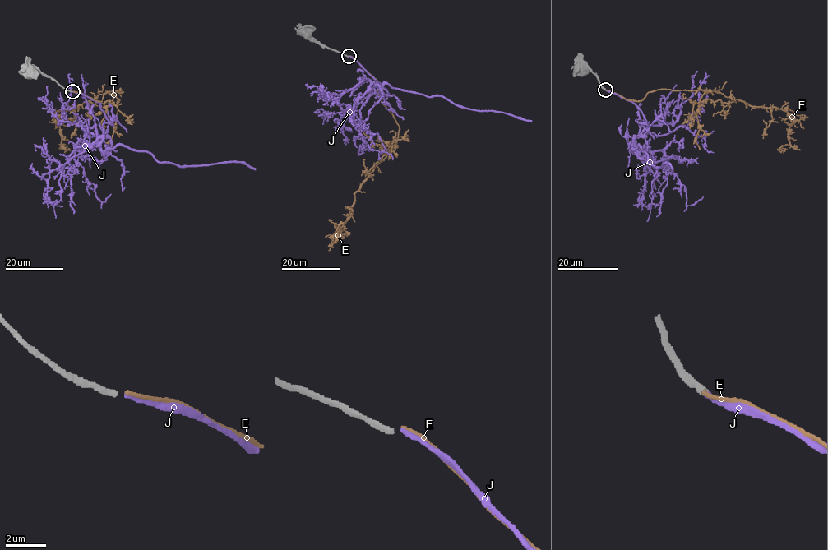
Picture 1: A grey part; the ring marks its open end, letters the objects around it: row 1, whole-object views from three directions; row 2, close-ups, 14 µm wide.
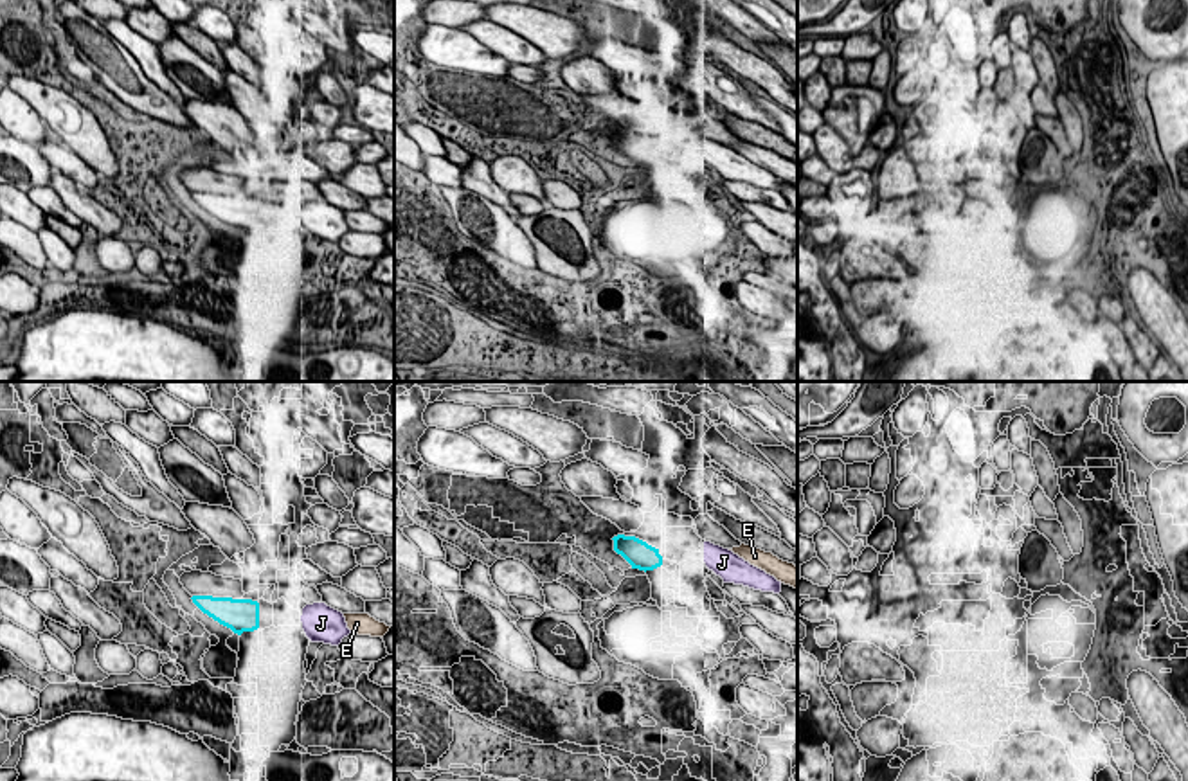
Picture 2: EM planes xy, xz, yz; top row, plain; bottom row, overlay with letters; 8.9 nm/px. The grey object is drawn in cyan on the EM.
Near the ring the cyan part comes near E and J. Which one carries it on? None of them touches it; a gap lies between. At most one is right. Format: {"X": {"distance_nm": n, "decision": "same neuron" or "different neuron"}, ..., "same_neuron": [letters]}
{"E": {"distance_nm": 600, "decision": "different neuron"}, "J": {"distance_nm": 380, "decision": "same neuron"}, "same_neuron": ["J"]}

